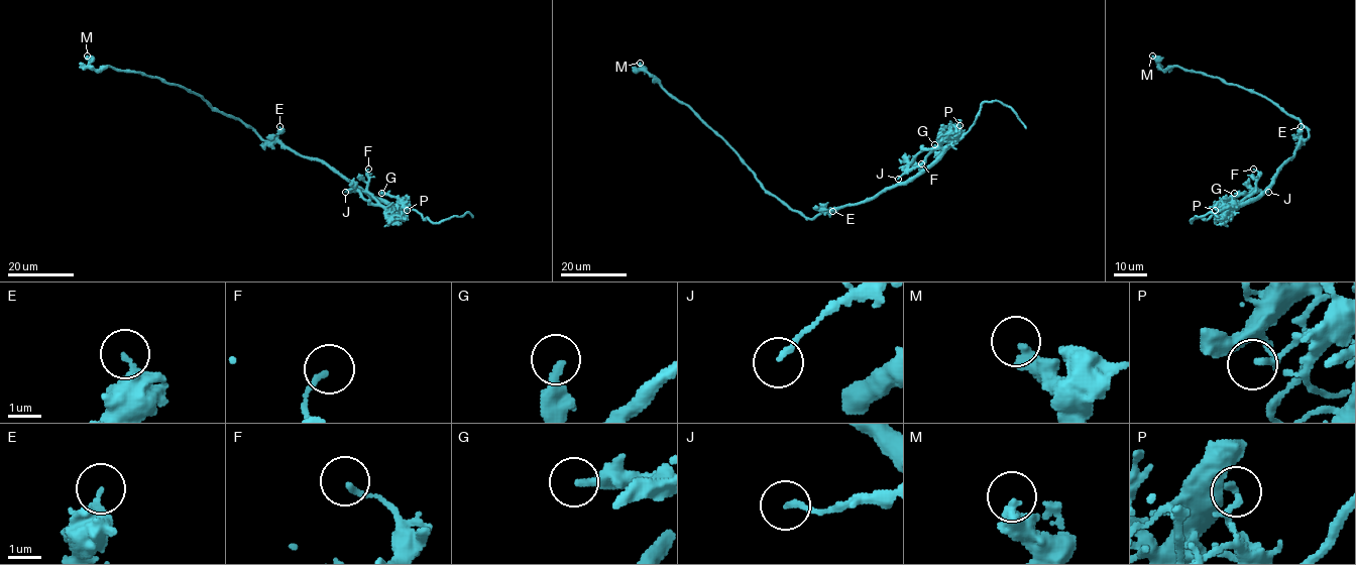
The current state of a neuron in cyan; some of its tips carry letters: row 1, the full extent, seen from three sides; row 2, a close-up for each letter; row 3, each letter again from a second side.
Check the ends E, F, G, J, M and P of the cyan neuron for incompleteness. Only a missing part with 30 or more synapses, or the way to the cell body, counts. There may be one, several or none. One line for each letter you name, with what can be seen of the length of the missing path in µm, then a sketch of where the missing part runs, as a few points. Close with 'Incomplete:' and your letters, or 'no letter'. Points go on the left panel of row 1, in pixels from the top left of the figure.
Incomplete: no letter

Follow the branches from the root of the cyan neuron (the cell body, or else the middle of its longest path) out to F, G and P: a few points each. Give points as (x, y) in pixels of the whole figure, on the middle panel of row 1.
F: (828, 210), (871, 201), (888, 189), (904, 184), (921, 174), (941, 149), (935, 147), (919, 168), (921, 163)
G: (828, 210), (871, 201), (914, 179), (950, 142), (937, 151), (934, 144)
P: (828, 210), (871, 201), (914, 179), (958, 138), (959, 125)

